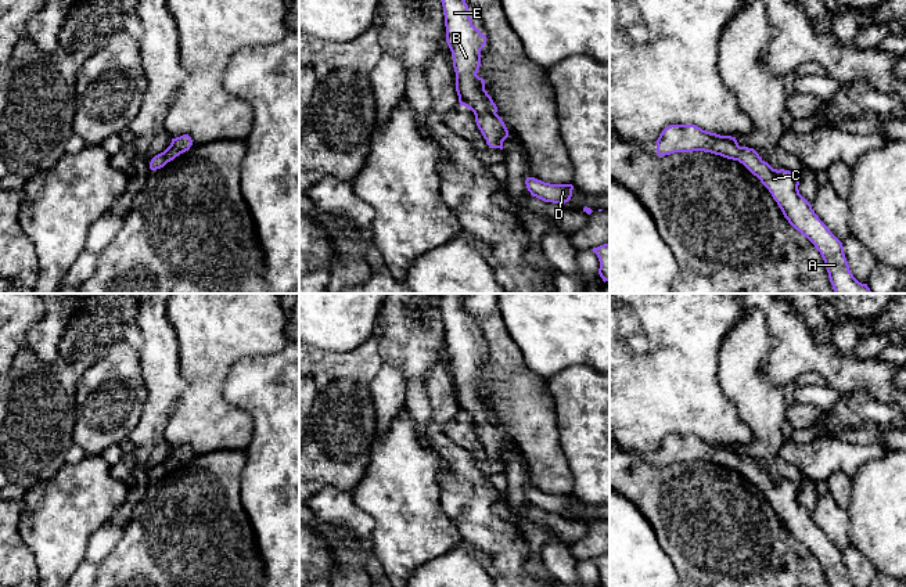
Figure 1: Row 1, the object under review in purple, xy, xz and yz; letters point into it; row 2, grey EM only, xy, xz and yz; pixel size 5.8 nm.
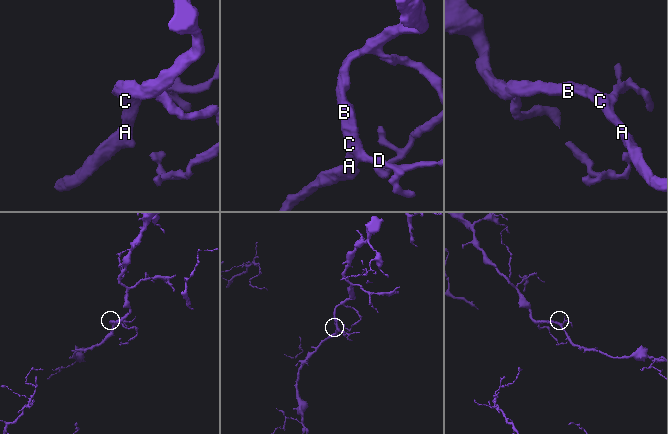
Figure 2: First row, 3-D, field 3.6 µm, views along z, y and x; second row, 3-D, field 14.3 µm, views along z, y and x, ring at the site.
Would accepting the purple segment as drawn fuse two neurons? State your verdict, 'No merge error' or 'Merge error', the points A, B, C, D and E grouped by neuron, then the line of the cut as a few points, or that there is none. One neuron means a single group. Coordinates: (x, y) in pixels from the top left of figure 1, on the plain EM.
No merge error. Groups: A B C D E. No split

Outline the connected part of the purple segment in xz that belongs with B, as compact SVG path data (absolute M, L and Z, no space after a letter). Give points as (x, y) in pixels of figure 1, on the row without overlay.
M445 294L441 303L443 316L446 353L452 361L456 382L456 401L460 415L470 418L486 454L503 460L508 440L496 424L497 417L485 400L485 390L479 388L481 360L486 346L472 335L468 316L464 310L465 294Z

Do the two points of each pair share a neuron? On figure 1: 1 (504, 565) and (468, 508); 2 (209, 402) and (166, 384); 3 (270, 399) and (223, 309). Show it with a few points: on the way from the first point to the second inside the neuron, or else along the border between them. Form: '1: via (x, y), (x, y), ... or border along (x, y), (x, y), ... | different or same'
1: via (504, 551), (478, 522) | same
2: border along (179, 359), (186, 389), (168, 418) | different
3: border along (280, 349), (266, 355), (241, 356), (225, 378) | different

